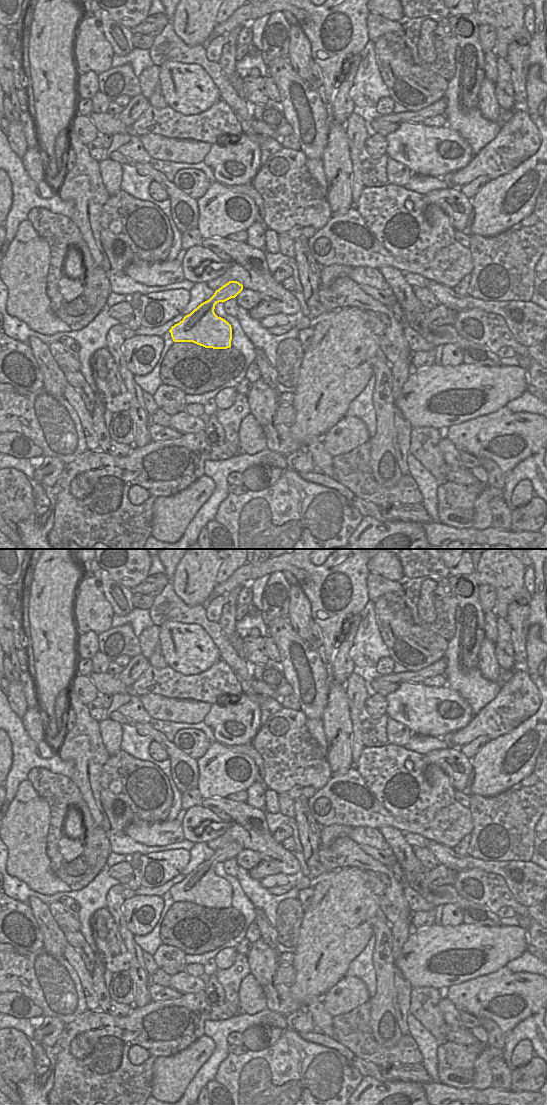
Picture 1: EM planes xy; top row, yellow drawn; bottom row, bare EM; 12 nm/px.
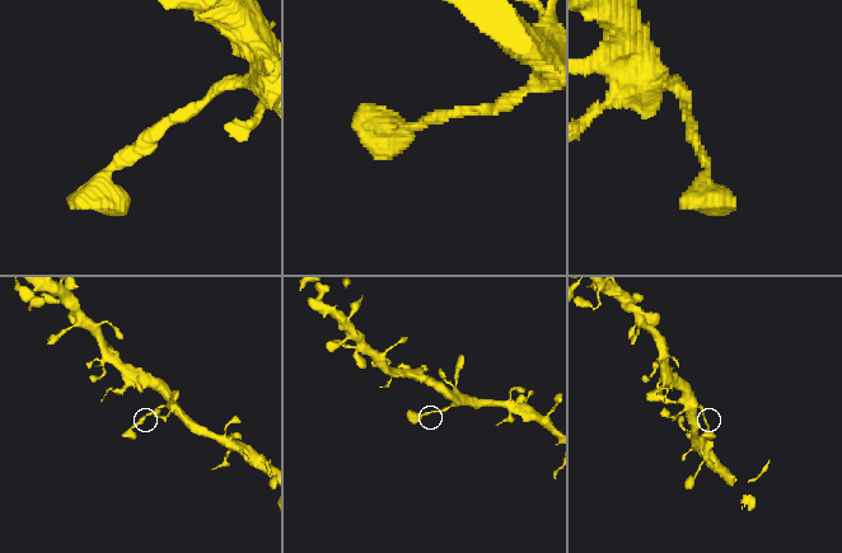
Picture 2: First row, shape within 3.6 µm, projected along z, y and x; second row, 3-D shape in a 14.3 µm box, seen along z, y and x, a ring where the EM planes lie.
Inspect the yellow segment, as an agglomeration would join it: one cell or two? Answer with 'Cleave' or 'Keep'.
Keep.

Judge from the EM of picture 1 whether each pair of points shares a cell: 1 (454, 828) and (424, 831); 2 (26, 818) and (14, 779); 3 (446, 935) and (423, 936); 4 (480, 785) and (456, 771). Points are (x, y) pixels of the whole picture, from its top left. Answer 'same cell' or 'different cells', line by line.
1: same cell
2: different cells
3: same cell
4: different cells

